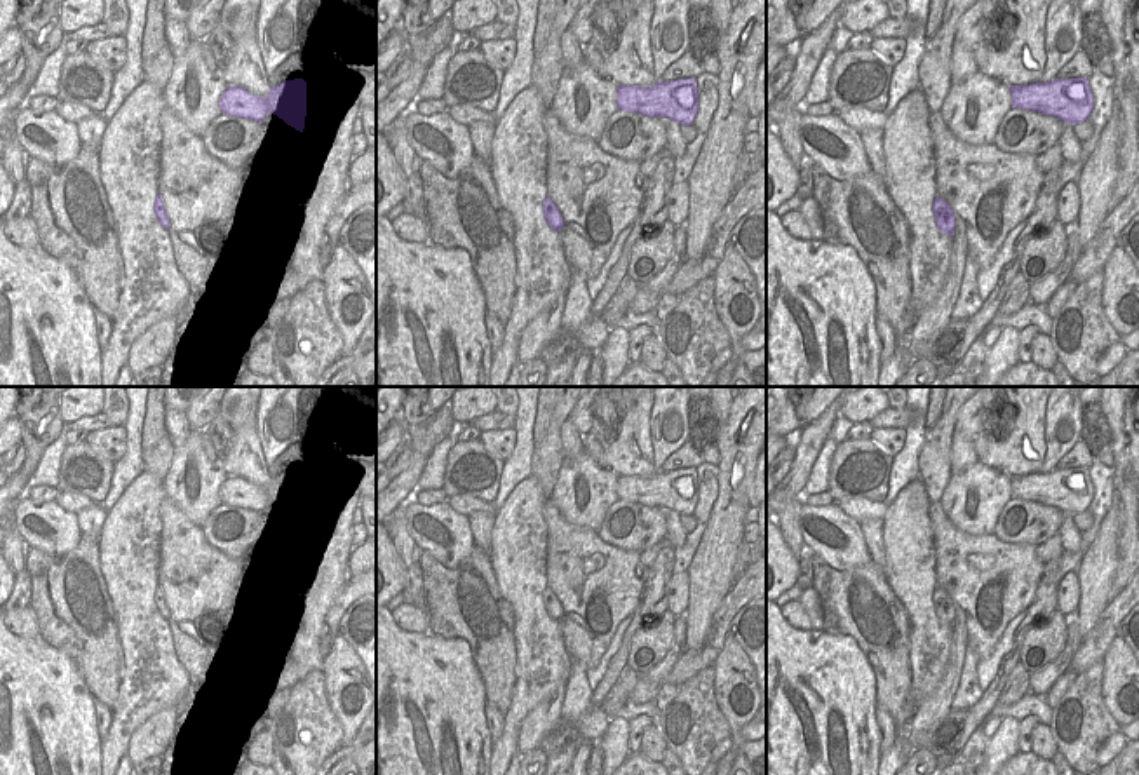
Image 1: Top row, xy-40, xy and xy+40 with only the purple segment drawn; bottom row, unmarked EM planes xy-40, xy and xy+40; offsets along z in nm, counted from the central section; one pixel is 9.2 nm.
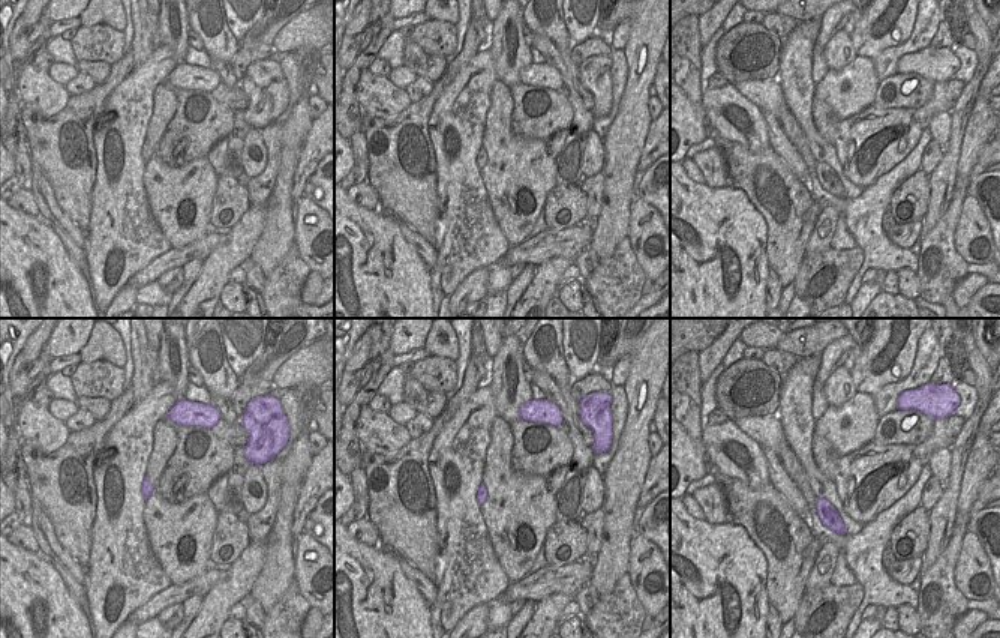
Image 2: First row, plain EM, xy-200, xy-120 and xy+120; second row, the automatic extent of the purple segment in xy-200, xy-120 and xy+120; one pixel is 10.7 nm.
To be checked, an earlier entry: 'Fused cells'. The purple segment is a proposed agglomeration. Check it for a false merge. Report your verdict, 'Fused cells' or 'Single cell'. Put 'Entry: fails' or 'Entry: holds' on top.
Entry: fails
Single cell.

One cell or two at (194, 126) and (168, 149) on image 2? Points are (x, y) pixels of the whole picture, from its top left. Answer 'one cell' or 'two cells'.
one cell

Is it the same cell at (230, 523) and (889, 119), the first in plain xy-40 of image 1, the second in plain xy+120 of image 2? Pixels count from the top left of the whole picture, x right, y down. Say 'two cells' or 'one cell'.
two cells

